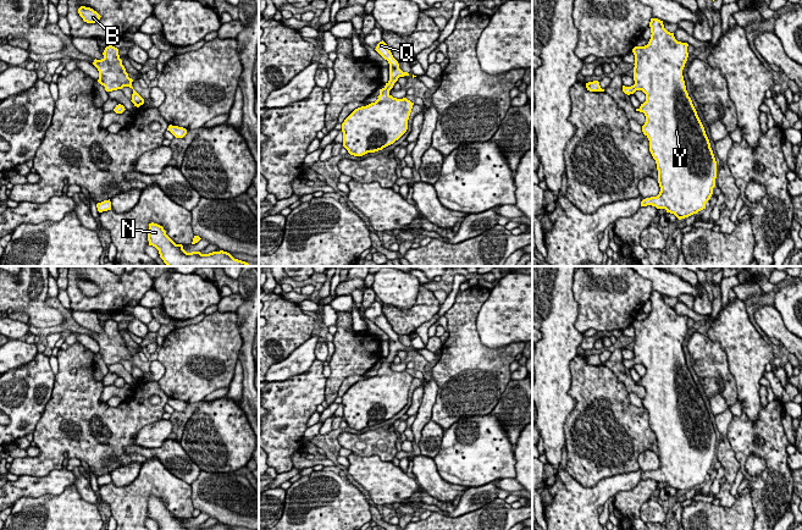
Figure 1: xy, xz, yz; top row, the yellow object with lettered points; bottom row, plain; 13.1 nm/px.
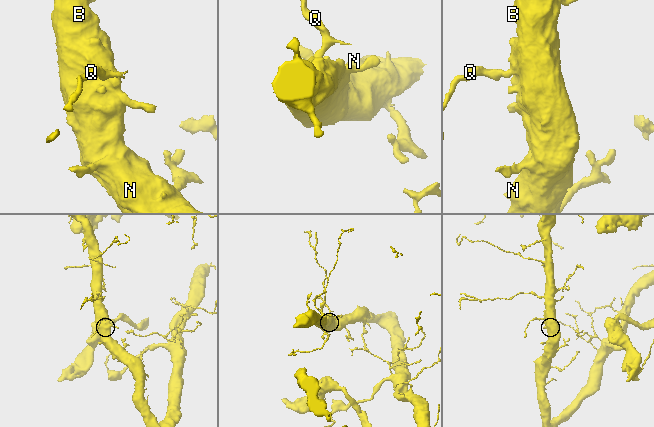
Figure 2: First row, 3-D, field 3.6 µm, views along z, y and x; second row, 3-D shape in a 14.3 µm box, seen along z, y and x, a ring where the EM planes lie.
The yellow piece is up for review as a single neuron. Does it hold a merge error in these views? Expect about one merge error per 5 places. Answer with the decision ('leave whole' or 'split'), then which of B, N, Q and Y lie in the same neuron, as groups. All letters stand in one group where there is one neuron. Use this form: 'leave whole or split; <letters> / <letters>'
leave whole; B N Q Y

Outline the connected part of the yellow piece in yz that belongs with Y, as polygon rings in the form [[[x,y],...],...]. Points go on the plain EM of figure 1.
[[[651,292],[649,300],[652,308],[648,318],[632,322],[635,358],[623,359],[623,365],[627,369],[636,364],[646,368],[646,375],[636,385],[646,390],[642,405],[649,414],[649,425],[658,443],[660,465],[657,470],[643,473],[641,480],[665,482],[681,493],[706,482],[715,460],[717,435],[682,349],[688,318],[677,315],[674,307],[668,305],[658,292]]]

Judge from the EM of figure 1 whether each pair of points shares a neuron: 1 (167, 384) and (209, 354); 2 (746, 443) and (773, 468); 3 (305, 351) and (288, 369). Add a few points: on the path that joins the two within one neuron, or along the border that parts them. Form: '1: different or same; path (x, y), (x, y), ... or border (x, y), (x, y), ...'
1: same; path (177, 382), (199, 360)
2: same; path (755, 448), (763, 451), (772, 459)
3: same; path (302, 355), (293, 364)

